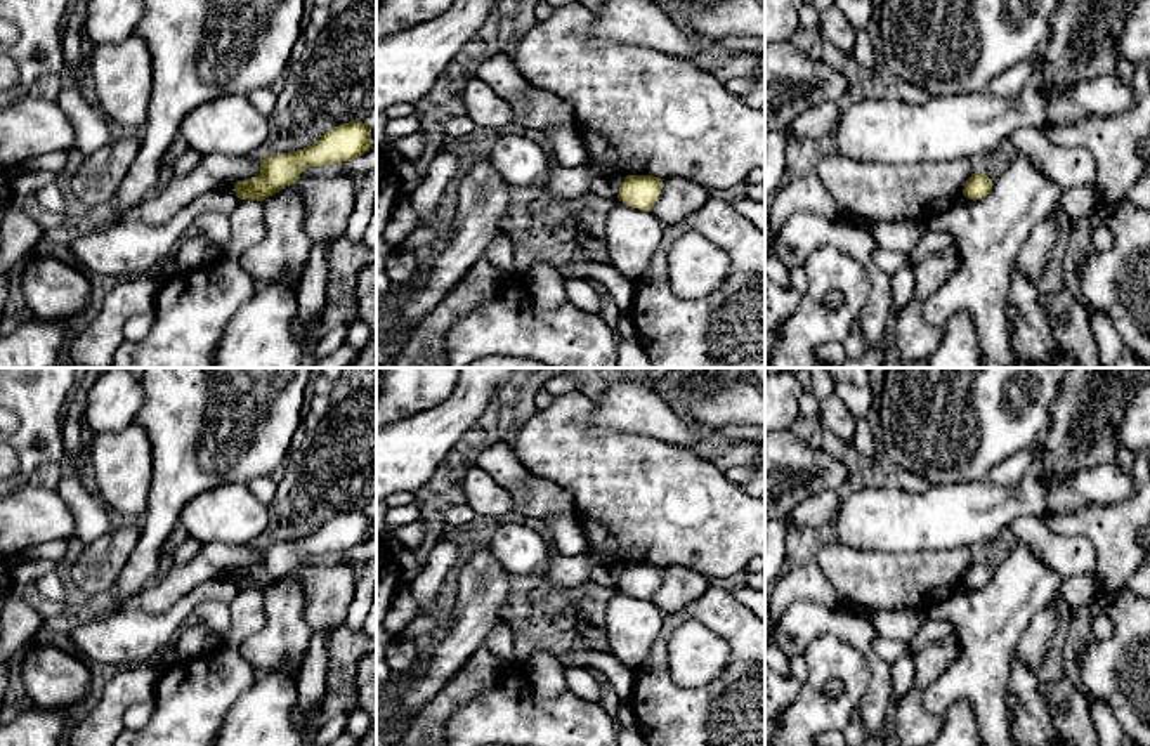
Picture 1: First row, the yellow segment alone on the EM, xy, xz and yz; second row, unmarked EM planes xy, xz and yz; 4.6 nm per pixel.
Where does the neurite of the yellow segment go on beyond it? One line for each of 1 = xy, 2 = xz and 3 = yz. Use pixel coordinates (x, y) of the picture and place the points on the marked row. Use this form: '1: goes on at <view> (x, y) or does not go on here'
1: does not go on here
2: does not go on here
3: does not go on here

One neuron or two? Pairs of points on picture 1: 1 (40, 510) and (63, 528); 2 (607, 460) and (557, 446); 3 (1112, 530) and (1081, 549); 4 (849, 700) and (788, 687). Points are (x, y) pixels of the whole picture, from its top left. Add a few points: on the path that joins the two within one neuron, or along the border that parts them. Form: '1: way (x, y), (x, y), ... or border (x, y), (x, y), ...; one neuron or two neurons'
1: way (45, 516), (58, 523); one neuron
2: way (595, 460), (578, 460), (569, 455); one neuron
3: border (1050, 531), (1084, 536), (1095, 549), (1095, 573); two neurons
4: border (798, 686), (800, 689); two neurons

